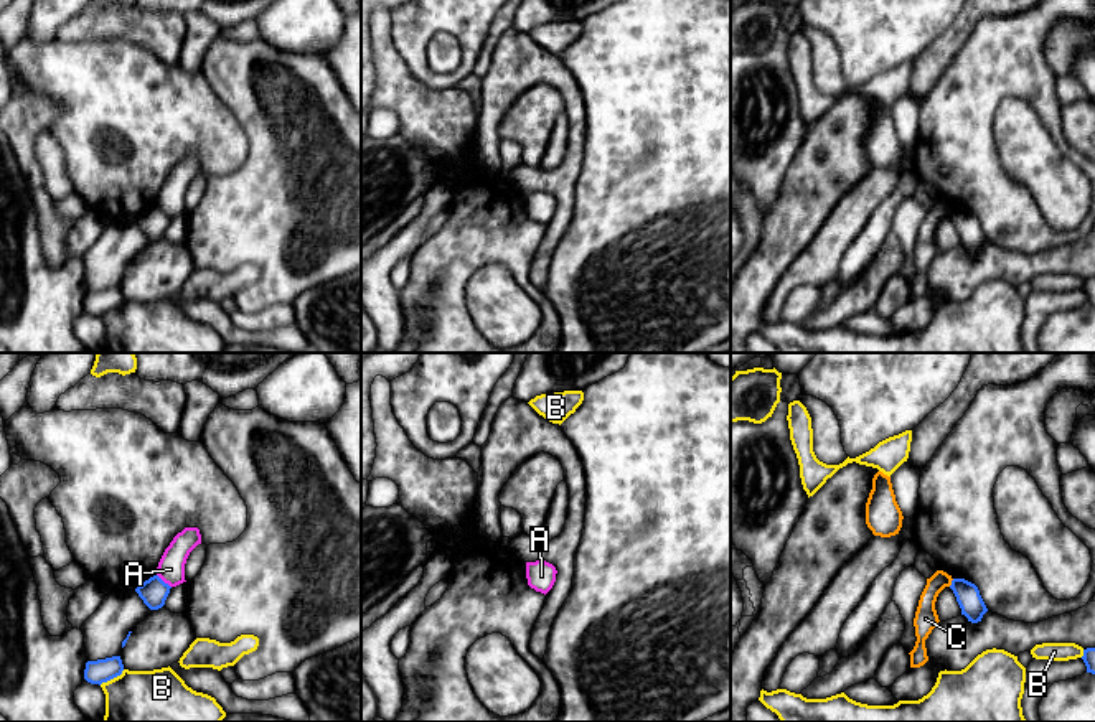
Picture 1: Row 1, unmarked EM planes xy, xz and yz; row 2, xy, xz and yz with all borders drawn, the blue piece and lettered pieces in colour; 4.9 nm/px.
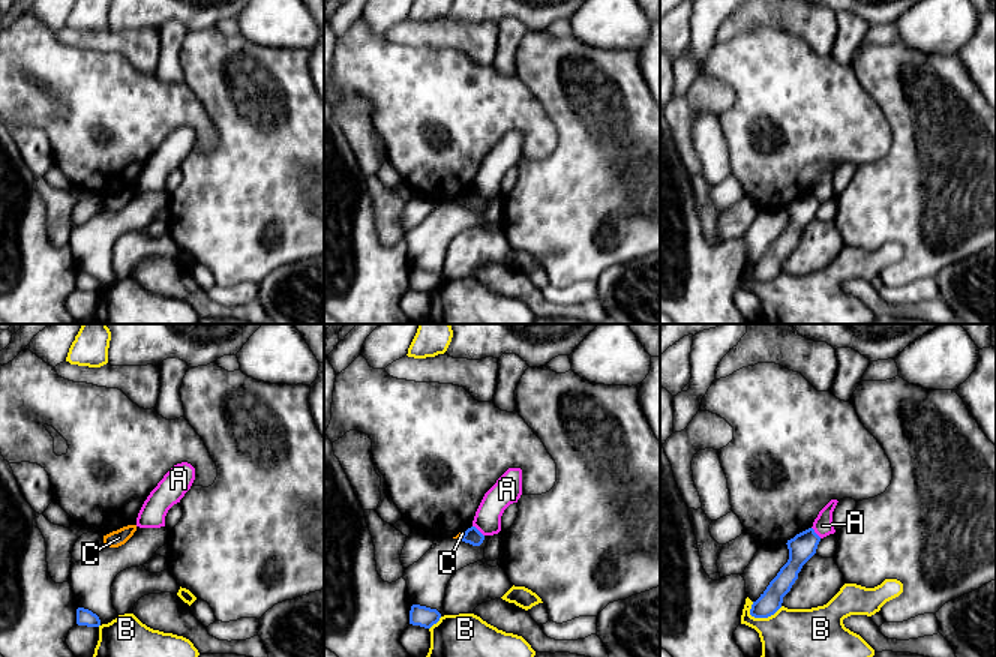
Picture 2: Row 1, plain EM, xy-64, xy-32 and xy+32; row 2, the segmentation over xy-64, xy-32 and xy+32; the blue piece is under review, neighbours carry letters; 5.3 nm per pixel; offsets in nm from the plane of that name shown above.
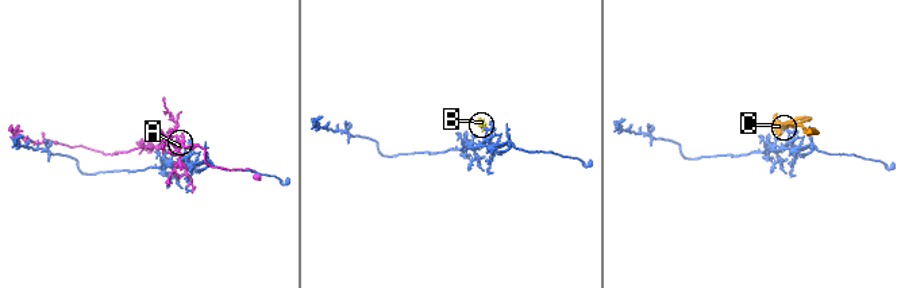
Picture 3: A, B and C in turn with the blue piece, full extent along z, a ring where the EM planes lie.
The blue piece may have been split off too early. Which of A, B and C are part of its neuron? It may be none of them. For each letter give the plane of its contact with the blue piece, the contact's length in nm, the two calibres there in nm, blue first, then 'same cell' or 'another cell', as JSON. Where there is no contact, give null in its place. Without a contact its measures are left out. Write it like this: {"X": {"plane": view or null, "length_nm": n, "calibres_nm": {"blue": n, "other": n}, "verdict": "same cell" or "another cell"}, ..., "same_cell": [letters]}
{"A": {"plane": "xy", "length_nm": 100, "calibres_nm": {"blue": 140, "other": 130}, "verdict": "another cell"}, "B": {"plane": "xy", "length_nm": 150, "calibres_nm": {"blue": 120, "other": 420}, "verdict": "another cell"}, "C": {"plane": "yz", "length_nm": 50, "calibres_nm": {"blue": 120, "other": 110}, "verdict": "another cell"}, "same_cell": []}

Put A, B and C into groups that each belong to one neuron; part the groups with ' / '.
A / B / C

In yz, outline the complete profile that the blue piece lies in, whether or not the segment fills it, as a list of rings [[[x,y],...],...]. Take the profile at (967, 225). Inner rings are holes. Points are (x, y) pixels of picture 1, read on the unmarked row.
[[[953,209],[950,219],[956,227],[961,246],[965,246],[971,254],[981,252],[988,239],[980,226],[978,218],[965,209]]]

